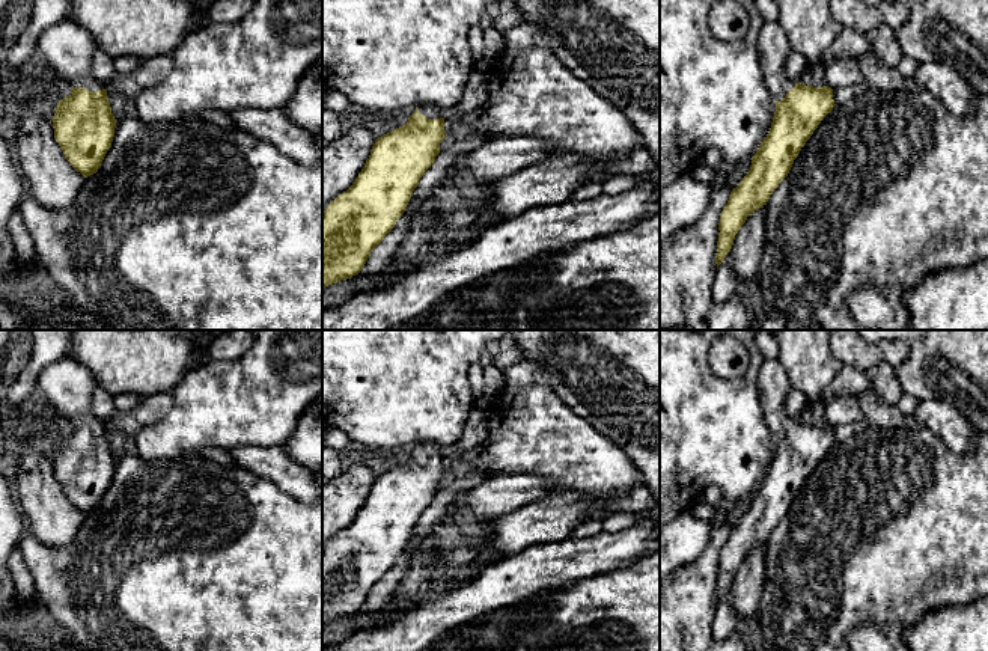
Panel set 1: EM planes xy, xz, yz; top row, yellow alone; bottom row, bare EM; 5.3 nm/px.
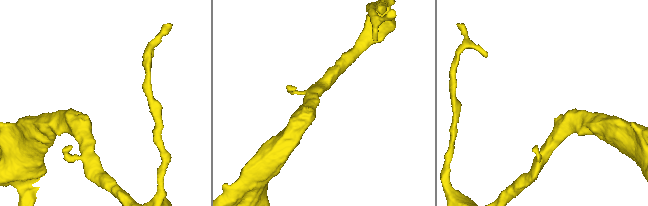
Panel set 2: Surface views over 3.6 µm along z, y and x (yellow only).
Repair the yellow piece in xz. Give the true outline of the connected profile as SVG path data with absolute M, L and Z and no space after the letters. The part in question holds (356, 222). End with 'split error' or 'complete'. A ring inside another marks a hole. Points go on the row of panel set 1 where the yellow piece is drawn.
M437 104L416 107L408 122L381 137L372 146L364 167L352 185L322 212L322 288L361 271L370 252L384 240L404 214L420 178L440 154L446 113Z; split error

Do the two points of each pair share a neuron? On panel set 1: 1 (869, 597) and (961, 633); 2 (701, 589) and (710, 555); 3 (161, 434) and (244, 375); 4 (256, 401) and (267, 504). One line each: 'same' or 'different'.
1: different
2: same
3: same
4: different

